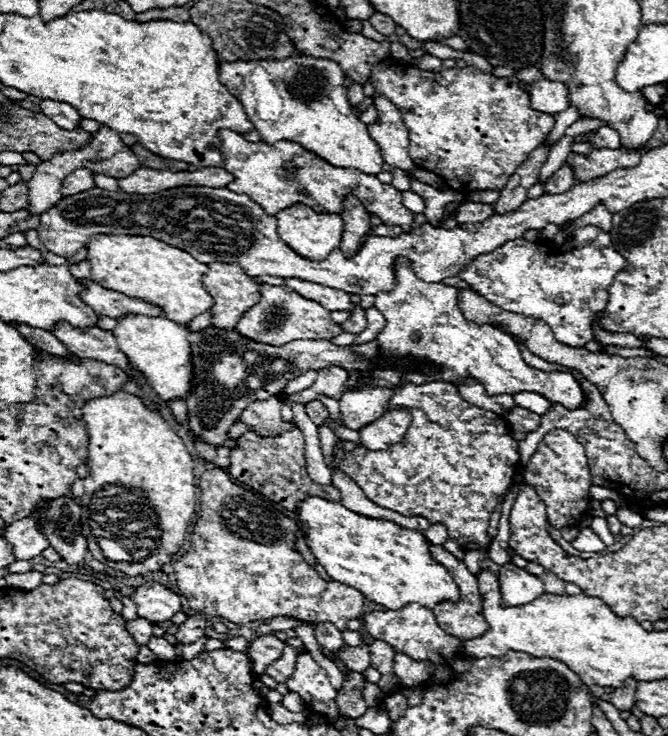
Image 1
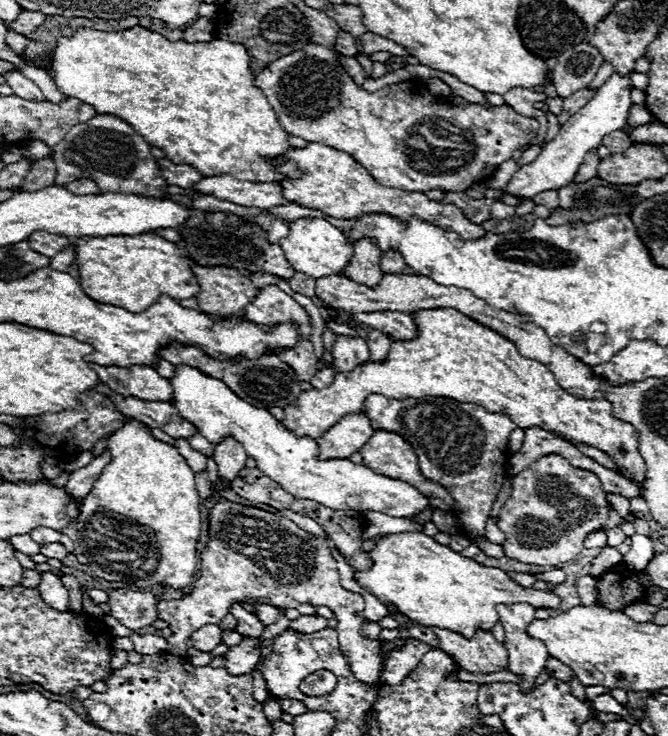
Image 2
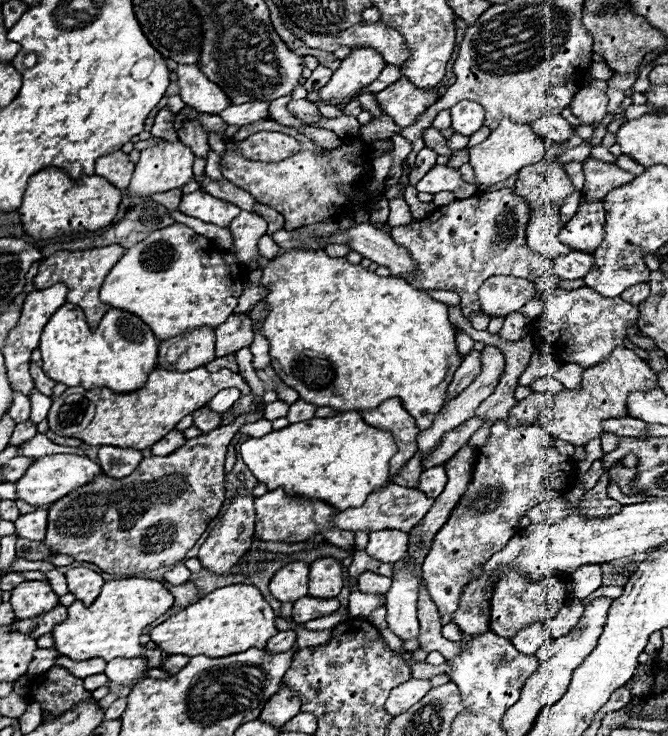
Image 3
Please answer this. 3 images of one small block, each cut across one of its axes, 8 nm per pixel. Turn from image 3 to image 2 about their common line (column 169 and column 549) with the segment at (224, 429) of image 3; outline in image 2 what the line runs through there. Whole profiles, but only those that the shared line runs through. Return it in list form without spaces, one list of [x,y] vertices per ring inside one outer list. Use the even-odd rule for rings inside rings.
[[[558,454],[544,456],[526,468],[526,472],[514,476],[512,488],[510,500],[498,512],[498,528],[502,528],[506,536],[502,548],[512,560],[534,566],[570,562],[584,548],[584,538],[590,532],[604,530],[608,522],[610,506],[600,480],[592,472],[570,466],[568,460]]]

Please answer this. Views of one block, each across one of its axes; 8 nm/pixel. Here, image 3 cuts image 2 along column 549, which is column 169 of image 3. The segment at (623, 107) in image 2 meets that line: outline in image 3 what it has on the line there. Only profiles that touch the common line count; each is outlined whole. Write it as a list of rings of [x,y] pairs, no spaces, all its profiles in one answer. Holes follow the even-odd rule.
[[[164,142],[164,144],[142,150],[134,176],[132,176],[132,182],[126,188],[128,194],[132,198],[146,198],[146,196],[154,196],[154,194],[168,192],[174,188],[182,188],[184,184],[194,180],[194,174],[192,174],[194,158],[196,156],[190,152],[190,148],[184,148],[184,144],[180,144],[180,142]]]

